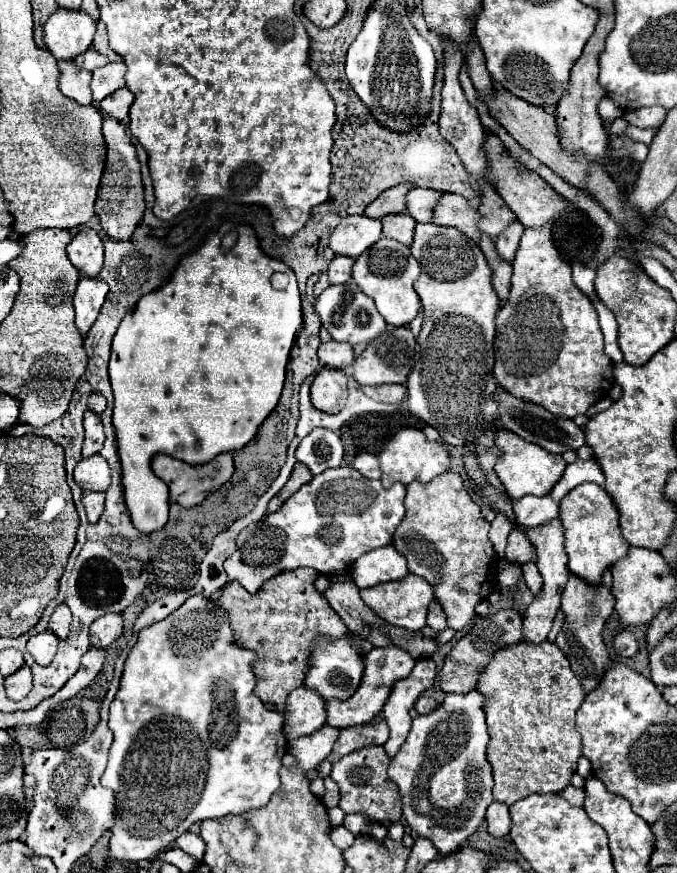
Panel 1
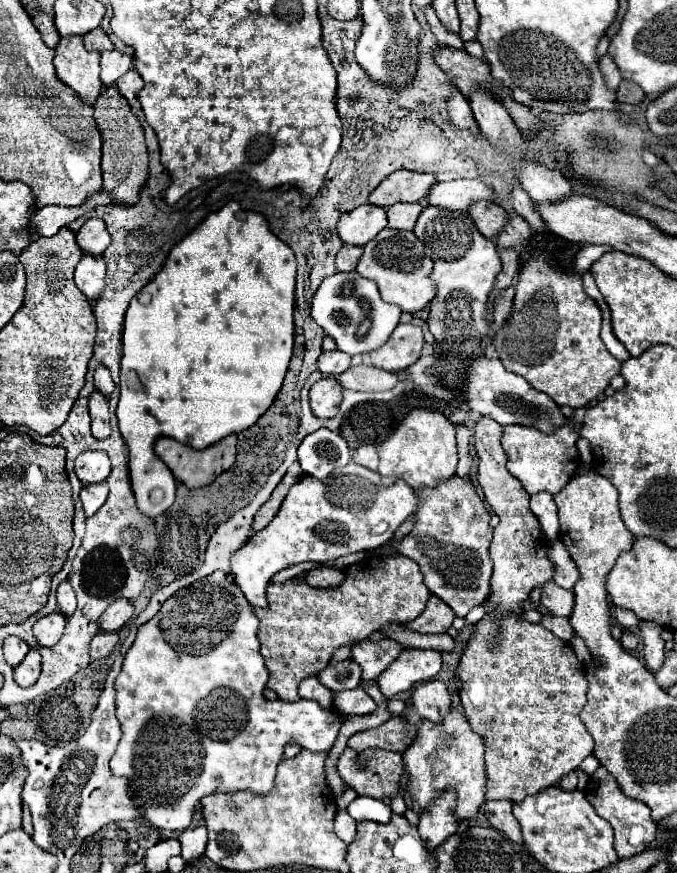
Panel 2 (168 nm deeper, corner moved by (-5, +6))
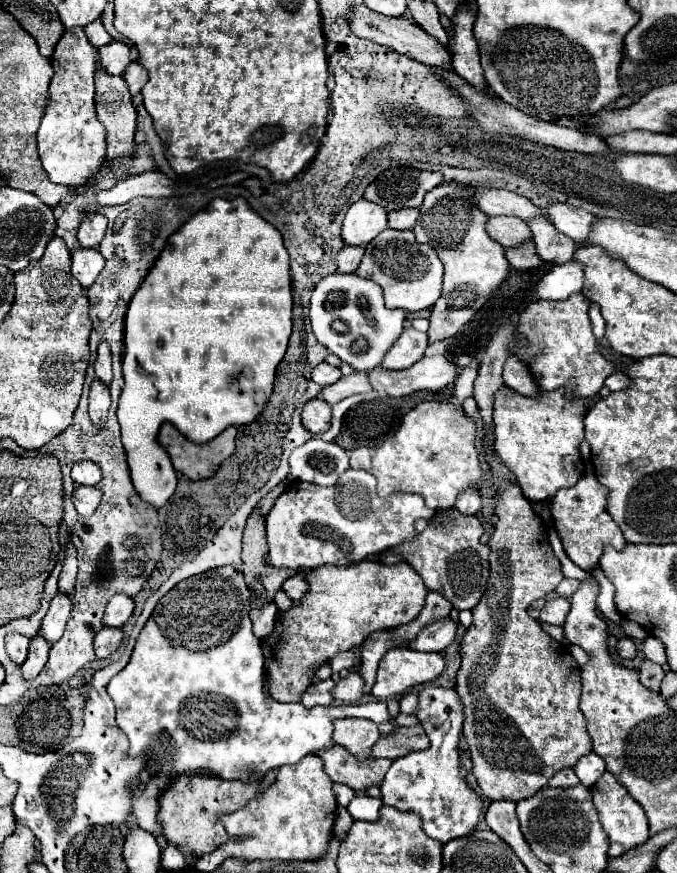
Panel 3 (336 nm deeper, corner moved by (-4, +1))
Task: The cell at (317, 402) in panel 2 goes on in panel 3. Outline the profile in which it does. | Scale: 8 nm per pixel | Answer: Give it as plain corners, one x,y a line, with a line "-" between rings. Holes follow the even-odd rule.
319,398
309,400
303,406
301,422
303,422
305,430
309,430
313,434
327,432
331,426
331,406
327,406
327,402
319,402

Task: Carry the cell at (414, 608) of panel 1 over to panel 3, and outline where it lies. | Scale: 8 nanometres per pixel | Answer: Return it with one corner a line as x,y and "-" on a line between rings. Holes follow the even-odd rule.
363,560
351,566
324,565
307,572
309,590
299,604
275,620
275,632
263,640
269,694
277,702
299,702
317,666
337,652
359,646
371,632
409,624
425,606
427,586
407,562
387,566

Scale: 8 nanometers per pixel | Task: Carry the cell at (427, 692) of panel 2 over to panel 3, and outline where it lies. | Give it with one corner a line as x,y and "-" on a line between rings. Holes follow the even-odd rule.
425,686
419,692
417,718
431,738
431,746
423,752
411,752
391,764
381,782
383,804
421,816
427,836
449,842
475,830
483,814
483,798
463,778
459,764
459,736
463,730
463,704
453,688

